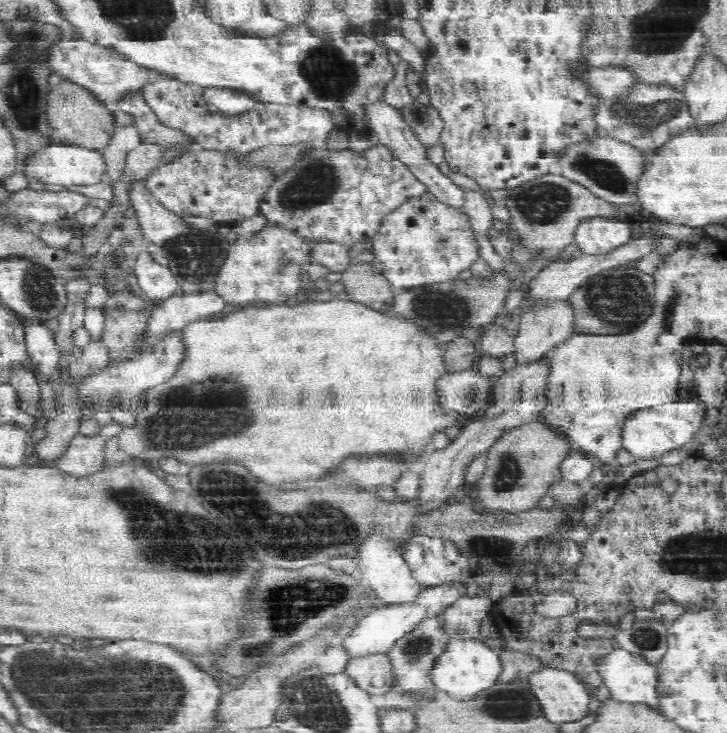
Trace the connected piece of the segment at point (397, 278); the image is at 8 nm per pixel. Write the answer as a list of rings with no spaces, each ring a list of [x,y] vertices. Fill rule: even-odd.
[[[429,192],[421,197],[411,198],[388,214],[376,236],[373,236],[372,241],[374,260],[370,264],[382,273],[382,276],[392,285],[395,292],[410,286],[456,279],[462,270],[469,269],[475,260],[480,259],[479,245],[471,231],[470,224],[468,224],[468,218]]]

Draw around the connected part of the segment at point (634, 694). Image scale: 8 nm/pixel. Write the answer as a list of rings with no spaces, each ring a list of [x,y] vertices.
[[[612,648],[610,654],[603,655],[598,662],[598,672],[602,682],[608,687],[612,699],[632,705],[648,705],[658,710],[658,697],[656,697],[654,665],[646,662],[642,657],[632,654],[624,649]]]

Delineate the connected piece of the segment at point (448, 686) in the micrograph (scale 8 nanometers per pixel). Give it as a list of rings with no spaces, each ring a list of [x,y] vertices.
[[[451,639],[438,657],[432,675],[439,690],[446,691],[460,700],[466,700],[498,683],[502,671],[503,664],[499,651],[490,648],[486,642],[480,639]]]

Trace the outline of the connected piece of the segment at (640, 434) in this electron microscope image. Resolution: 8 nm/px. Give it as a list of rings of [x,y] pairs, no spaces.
[[[678,400],[664,403],[650,409],[634,413],[625,422],[621,447],[625,448],[635,459],[659,460],[667,452],[682,448],[693,442],[700,426],[706,420],[706,405],[696,400]]]

